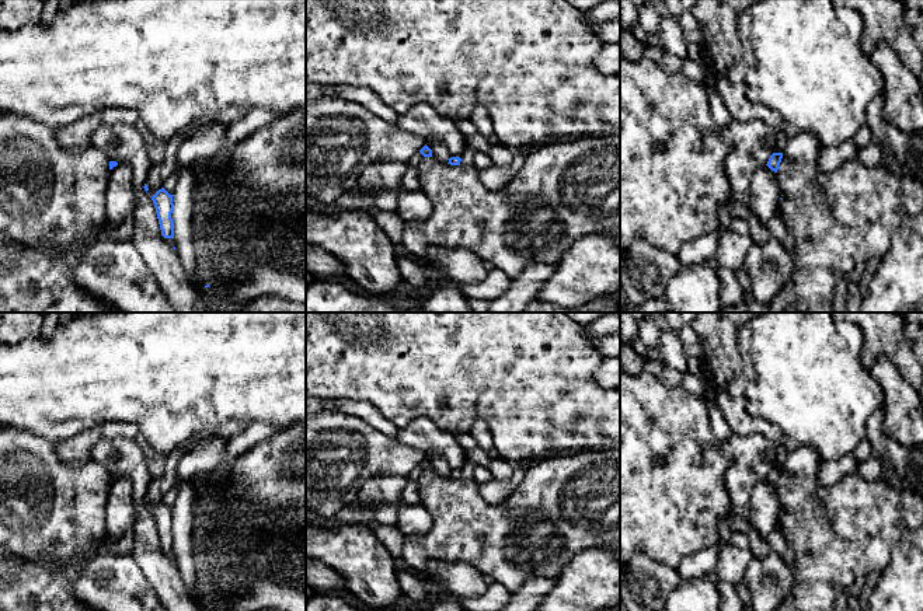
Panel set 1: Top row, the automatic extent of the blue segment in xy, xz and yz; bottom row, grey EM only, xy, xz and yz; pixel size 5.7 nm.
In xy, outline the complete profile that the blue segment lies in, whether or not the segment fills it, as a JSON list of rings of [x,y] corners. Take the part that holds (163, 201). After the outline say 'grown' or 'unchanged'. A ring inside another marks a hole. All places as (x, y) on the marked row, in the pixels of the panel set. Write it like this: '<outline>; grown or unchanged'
[[[161,188],[151,196],[151,200],[156,207],[161,235],[164,238],[174,238],[174,221],[171,219],[174,210],[173,195]]]; unchanged

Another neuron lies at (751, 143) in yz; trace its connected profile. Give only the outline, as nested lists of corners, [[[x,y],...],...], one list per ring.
[[[759,119],[732,121],[721,128],[721,137],[729,146],[725,172],[734,200],[749,207],[750,181],[755,171],[767,164],[776,147],[776,132]]]

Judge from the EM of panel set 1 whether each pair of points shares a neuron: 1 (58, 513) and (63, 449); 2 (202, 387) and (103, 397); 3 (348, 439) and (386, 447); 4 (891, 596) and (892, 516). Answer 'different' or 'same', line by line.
1: different
2: same
3: same
4: different

